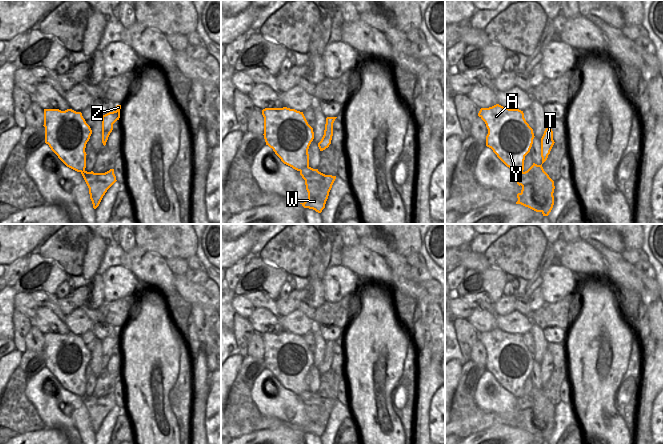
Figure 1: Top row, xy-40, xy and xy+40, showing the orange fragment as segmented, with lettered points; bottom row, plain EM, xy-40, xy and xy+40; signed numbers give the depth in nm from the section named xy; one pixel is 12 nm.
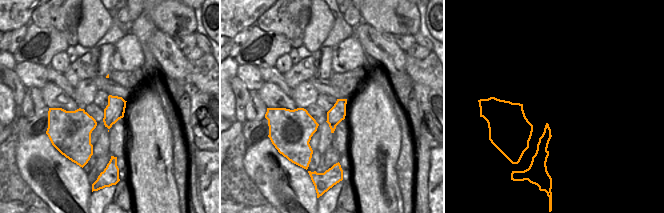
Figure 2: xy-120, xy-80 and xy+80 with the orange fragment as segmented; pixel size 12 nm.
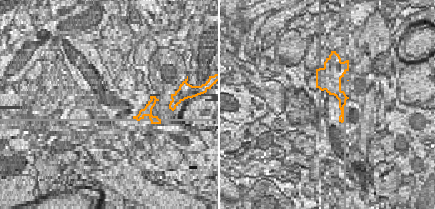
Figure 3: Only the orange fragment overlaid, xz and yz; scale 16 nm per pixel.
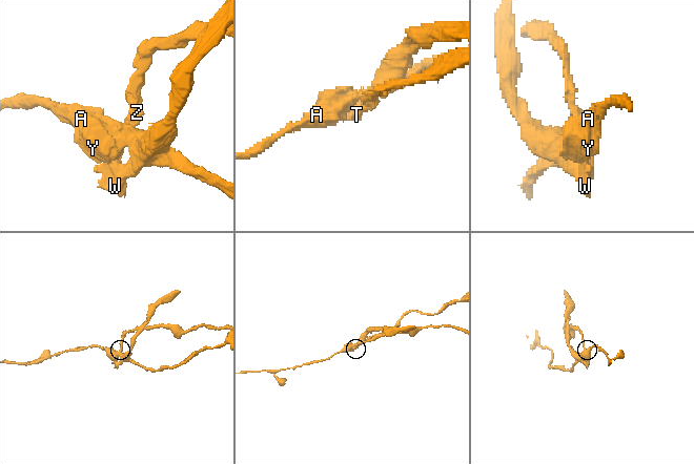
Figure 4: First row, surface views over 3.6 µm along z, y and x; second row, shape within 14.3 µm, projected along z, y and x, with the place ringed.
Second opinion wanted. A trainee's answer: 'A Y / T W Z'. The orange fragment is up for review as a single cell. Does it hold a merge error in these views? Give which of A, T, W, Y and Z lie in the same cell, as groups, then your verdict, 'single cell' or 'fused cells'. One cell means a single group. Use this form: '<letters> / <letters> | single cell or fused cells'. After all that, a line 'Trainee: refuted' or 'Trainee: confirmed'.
A Y / T W Z | fused cells
Trainee: confirmed

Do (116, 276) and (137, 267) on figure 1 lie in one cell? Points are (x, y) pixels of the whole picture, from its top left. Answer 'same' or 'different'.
different

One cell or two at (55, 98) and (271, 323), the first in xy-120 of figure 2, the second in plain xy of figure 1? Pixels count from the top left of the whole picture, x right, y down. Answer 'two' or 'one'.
one

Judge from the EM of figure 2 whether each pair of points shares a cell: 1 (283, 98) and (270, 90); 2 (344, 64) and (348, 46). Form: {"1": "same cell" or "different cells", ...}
{"1": "same cell", "2": "same cell"}

